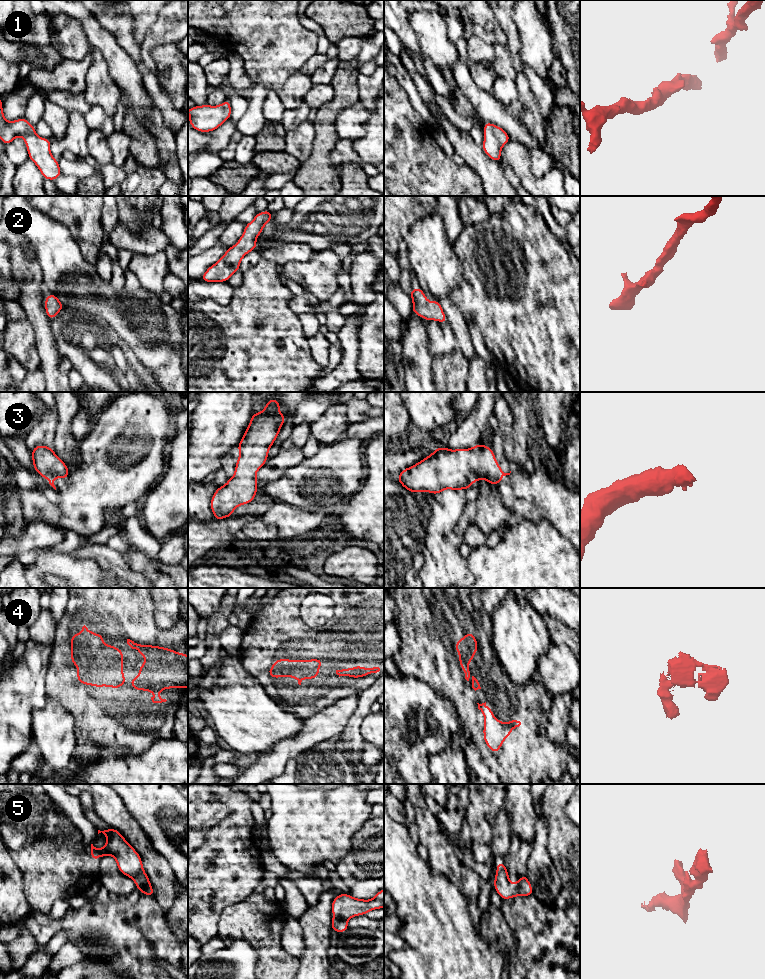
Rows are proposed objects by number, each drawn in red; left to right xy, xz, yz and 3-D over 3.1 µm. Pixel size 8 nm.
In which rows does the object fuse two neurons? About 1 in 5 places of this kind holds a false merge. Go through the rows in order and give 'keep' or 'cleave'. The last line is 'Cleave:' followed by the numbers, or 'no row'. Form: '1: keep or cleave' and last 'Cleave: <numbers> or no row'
1: keep
2: keep
3: keep
4: keep
5: keep
Cleave: no row

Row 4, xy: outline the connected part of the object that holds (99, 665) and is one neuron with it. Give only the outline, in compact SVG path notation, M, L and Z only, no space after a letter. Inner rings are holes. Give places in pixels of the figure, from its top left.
M85 625L81 633L71 636L71 663L77 666L77 681L94 687L122 688L127 680L123 676L123 650L103 643L104 635L92 633Z

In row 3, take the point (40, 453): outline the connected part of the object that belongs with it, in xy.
M37 445L32 450L31 455L36 472L46 478L55 490L54 479L56 477L68 478L68 466L55 454L52 447Z

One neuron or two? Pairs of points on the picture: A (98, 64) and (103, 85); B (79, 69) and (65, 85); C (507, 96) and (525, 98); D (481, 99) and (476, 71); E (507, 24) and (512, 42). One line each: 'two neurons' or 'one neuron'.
A: one neuron
B: one neuron
C: two neurons
D: two neurons
E: one neuron

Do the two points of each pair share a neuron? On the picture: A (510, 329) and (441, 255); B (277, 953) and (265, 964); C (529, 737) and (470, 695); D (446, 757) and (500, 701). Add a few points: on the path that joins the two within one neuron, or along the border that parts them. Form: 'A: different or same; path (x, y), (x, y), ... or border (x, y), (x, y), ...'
A: different; border (462, 265), (462, 280), (447, 295)
B: same; path (274, 956), (268, 961)
C: same; path (512, 737), (502, 737), (476, 712)
D: different; border (462, 741), (462, 750), (467, 764)

